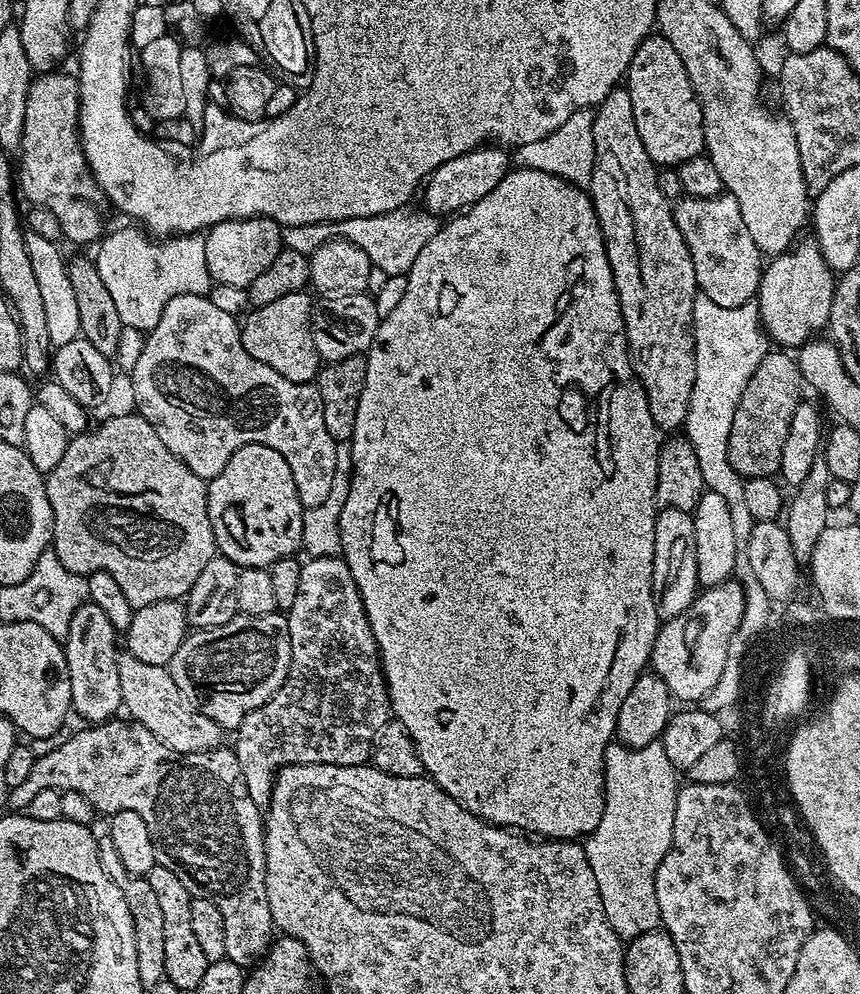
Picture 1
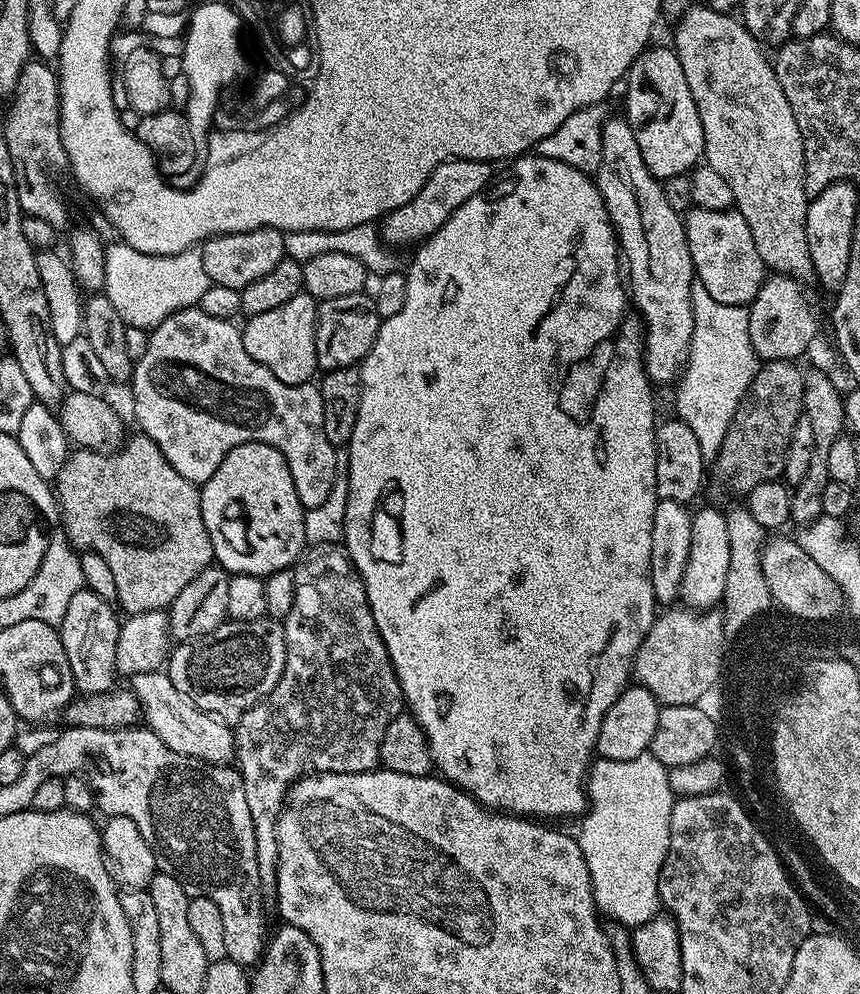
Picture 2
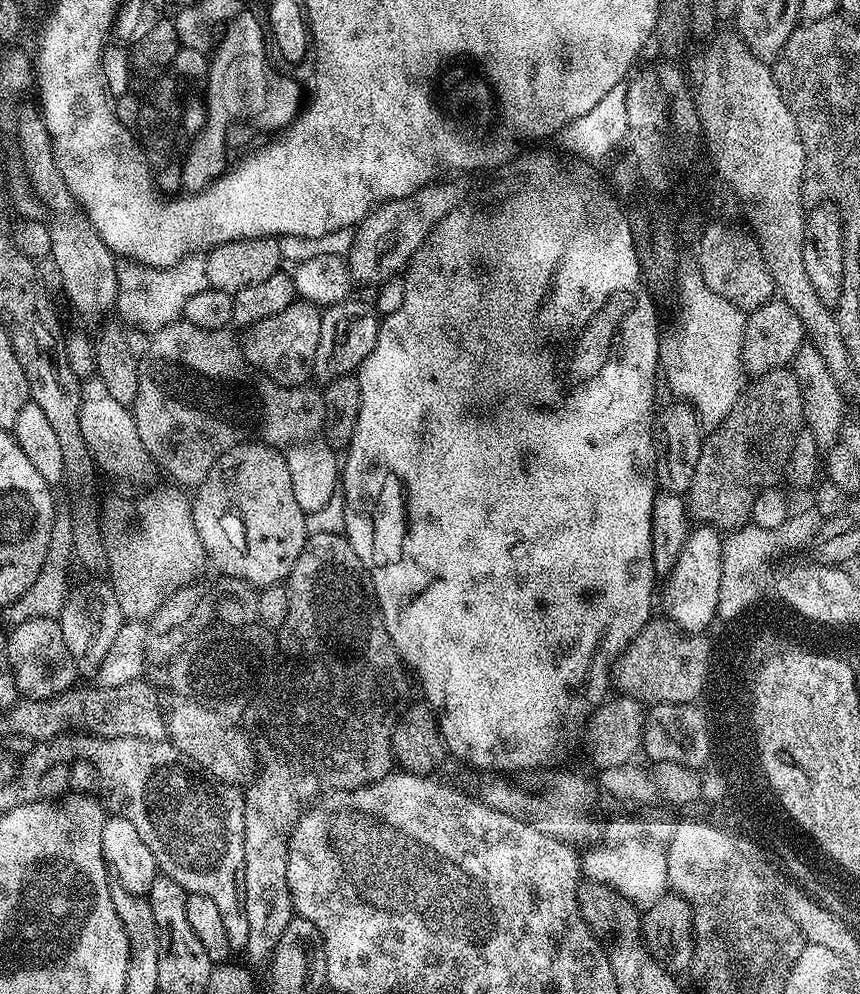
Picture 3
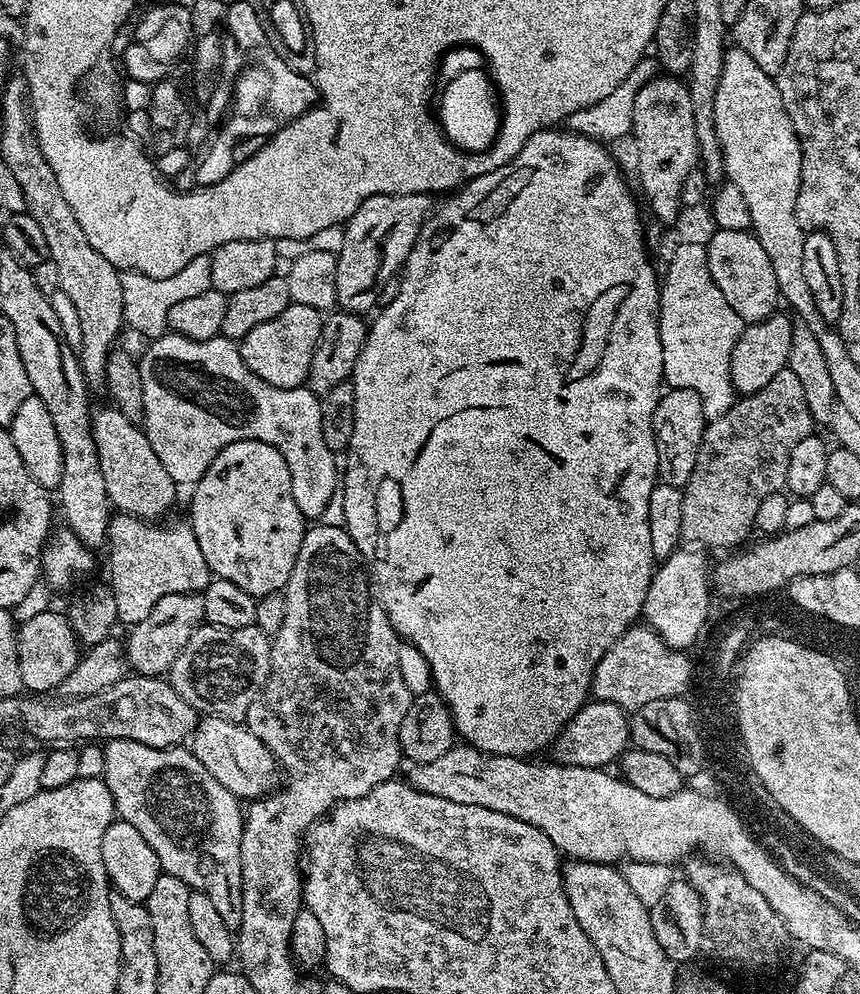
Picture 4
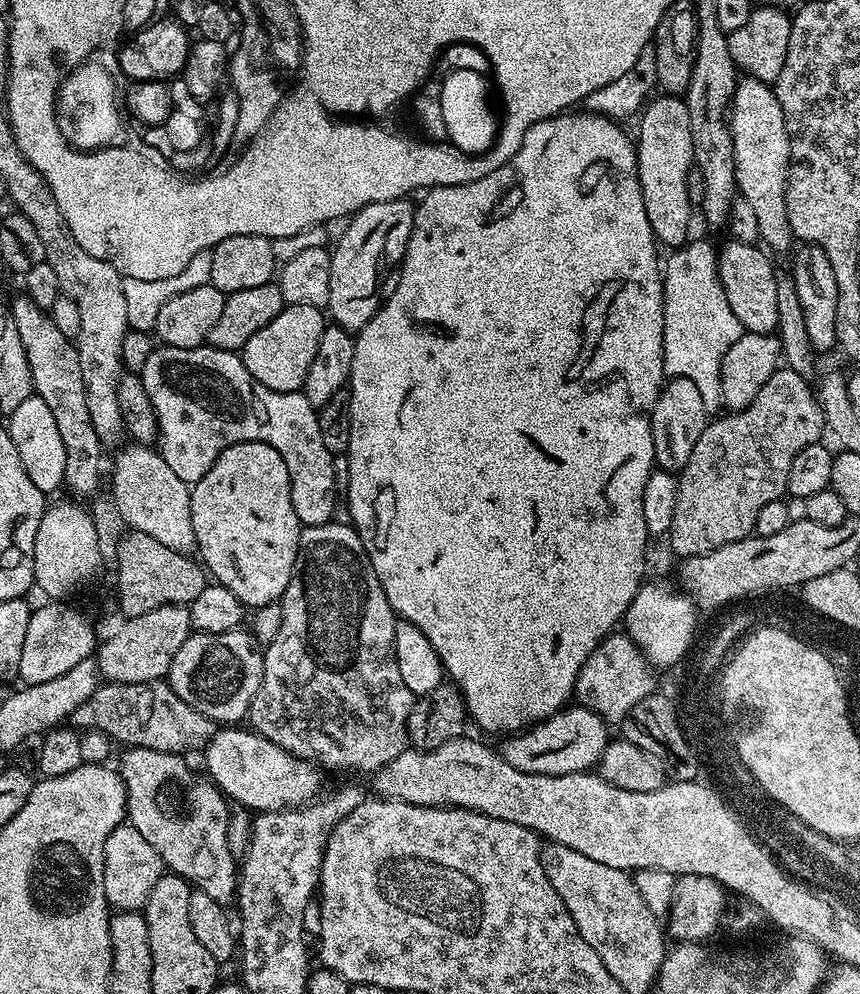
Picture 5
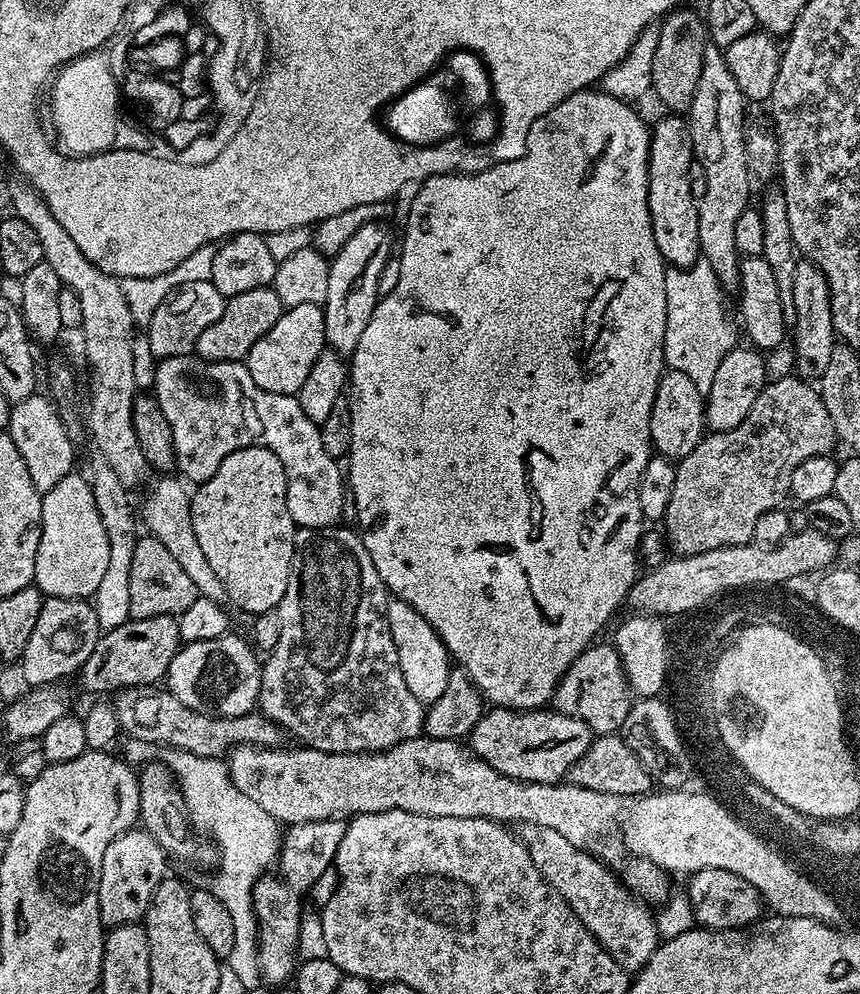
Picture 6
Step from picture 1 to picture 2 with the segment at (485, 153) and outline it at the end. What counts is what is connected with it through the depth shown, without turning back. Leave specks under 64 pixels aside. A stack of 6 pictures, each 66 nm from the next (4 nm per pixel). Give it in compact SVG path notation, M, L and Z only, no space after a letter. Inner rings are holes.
M448 160L445 164L440 164L434 170L434 174L430 174L422 190L418 190L418 194L414 194L414 198L406 202L406 206L398 206L393 212L388 213L387 216L392 222L386 226L383 239L392 246L412 243L415 245L427 240L444 225L450 214L454 214L454 210L458 210L458 206L462 206L462 202L474 198L474 194L483 192L492 183L492 168L493 165L486 160Z

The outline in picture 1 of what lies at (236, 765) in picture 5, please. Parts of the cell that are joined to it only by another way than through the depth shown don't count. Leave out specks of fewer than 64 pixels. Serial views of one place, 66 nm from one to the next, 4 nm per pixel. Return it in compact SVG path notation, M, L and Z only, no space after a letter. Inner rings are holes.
M124 654L118 662L118 682L122 682L123 707L126 712L128 708L129 714L127 715L135 723L146 726L146 730L150 730L150 734L157 736L170 750L183 754L185 752L209 752L212 748L221 747L222 730L220 727L210 718L206 718L206 714L199 712L182 694L182 690L178 690L178 685L175 684L167 667L150 666L150 662L138 662L138 658Z

